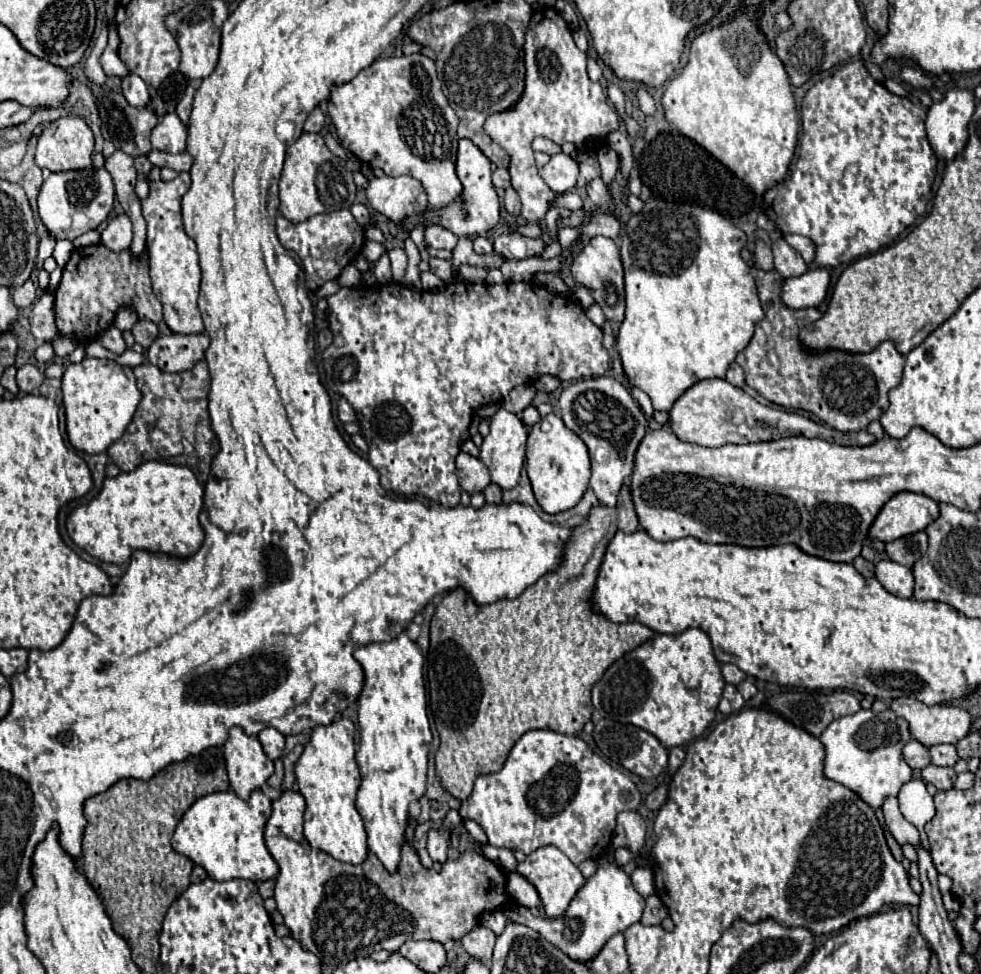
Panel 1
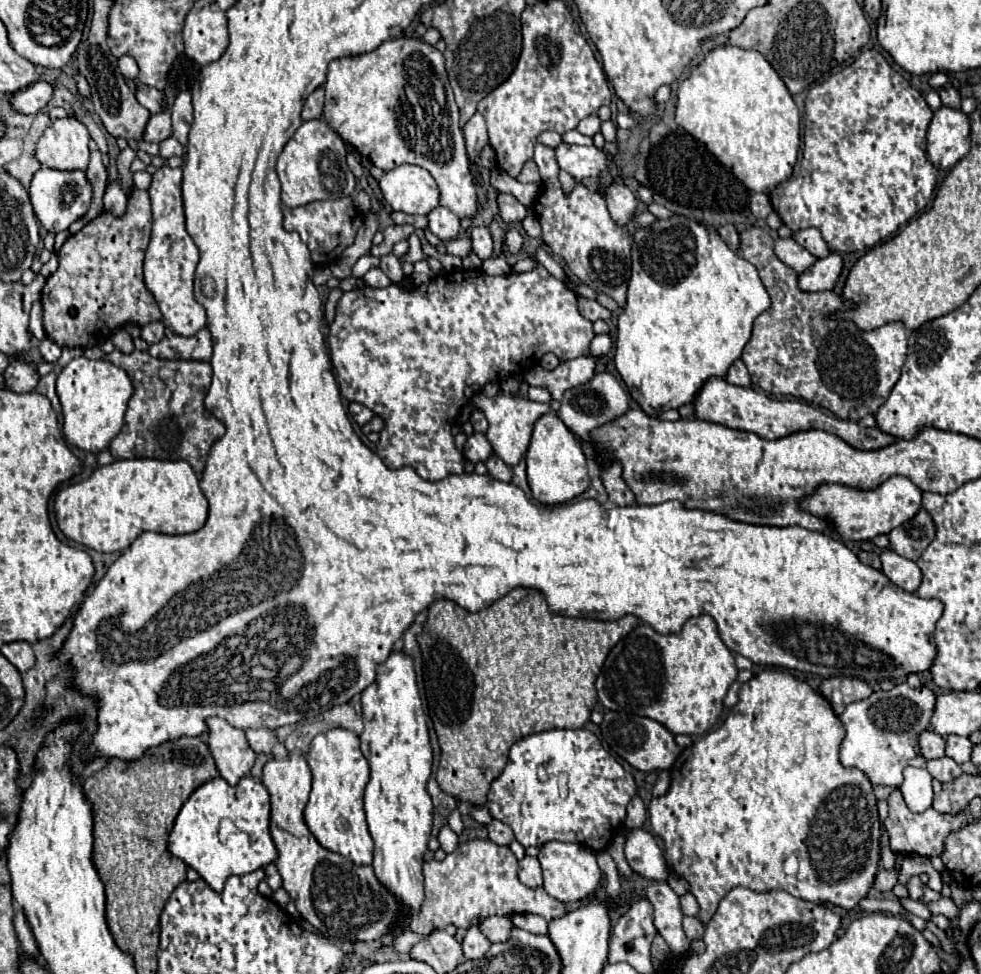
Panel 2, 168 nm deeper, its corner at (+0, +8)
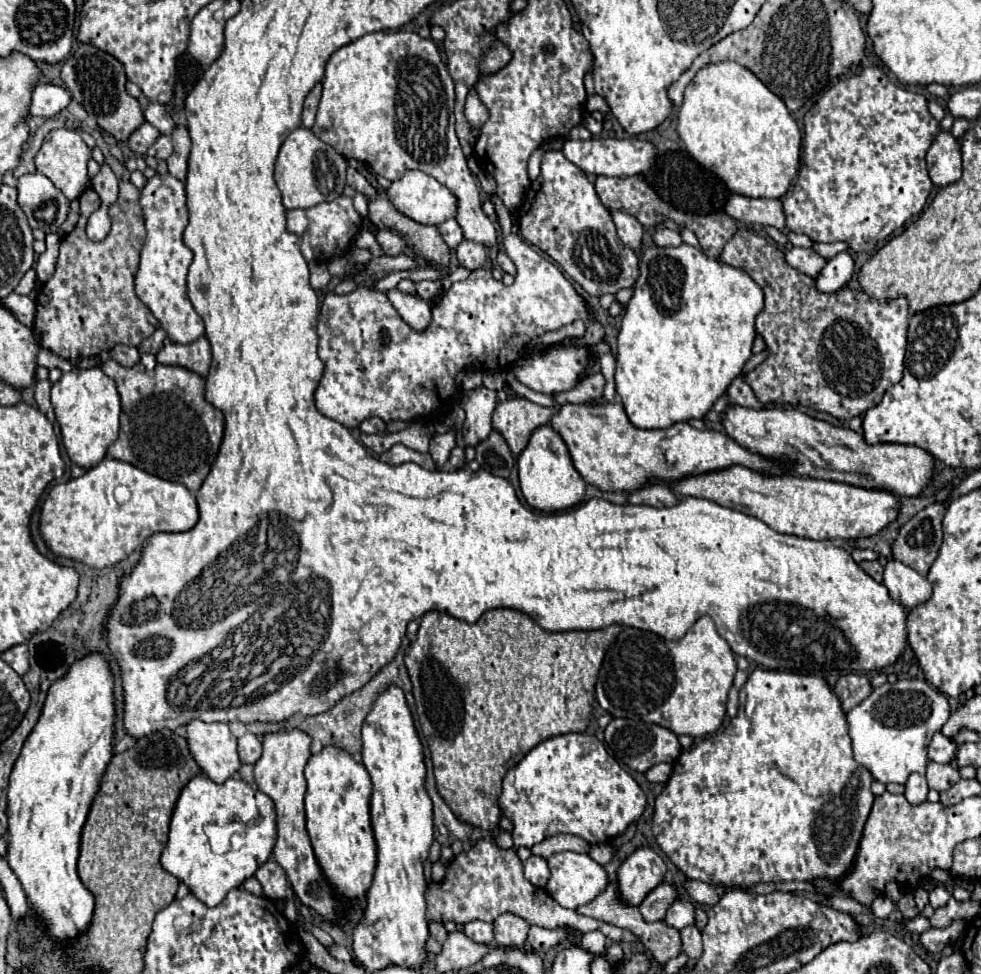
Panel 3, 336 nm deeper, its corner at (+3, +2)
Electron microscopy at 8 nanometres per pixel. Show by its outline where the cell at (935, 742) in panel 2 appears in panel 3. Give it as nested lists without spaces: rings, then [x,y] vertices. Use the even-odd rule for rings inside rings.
[[[934,734],[932,742],[928,744],[928,758],[934,760],[934,762],[940,762],[940,764],[948,764],[954,756],[956,756],[956,740],[954,738],[948,738],[944,734]]]

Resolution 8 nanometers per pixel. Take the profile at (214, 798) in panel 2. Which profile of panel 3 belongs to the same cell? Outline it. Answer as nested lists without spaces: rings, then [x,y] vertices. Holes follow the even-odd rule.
[[[198,774],[182,788],[178,796],[178,802],[174,806],[174,814],[170,820],[170,838],[166,848],[162,850],[160,864],[166,872],[176,876],[180,882],[184,882],[188,890],[206,906],[216,906],[224,900],[224,896],[230,890],[242,886],[244,880],[254,876],[254,872],[270,858],[274,842],[276,842],[276,812],[274,812],[274,802],[266,794],[250,788],[240,778],[228,778],[224,784],[216,784],[204,774]],[[236,818],[244,824],[254,820],[264,822],[262,848],[244,848],[244,844],[236,842],[230,852],[214,854],[210,850],[210,844],[202,826],[214,824],[214,822],[224,824]]]

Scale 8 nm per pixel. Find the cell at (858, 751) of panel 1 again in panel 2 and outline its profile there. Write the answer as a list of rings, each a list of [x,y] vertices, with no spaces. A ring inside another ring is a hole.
[[[899,684],[889,692],[873,692],[869,698],[851,702],[839,720],[845,726],[845,738],[839,750],[839,762],[847,768],[859,768],[873,786],[899,788],[905,766],[925,766],[925,758],[917,748],[917,738],[929,728],[935,706],[935,692],[929,688],[913,690]],[[917,696],[917,698],[915,698]]]

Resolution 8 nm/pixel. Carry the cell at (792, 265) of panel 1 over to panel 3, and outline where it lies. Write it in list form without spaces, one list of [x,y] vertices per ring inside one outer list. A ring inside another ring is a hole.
[[[792,248],[786,252],[786,260],[792,268],[804,272],[806,276],[818,276],[822,268],[828,264],[826,258],[816,254],[812,248]]]

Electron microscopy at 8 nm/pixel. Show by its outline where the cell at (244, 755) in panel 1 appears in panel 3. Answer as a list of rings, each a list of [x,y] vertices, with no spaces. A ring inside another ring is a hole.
[[[192,720],[184,728],[188,750],[202,768],[204,776],[222,784],[238,772],[240,758],[236,752],[236,736],[228,730],[228,724]]]

